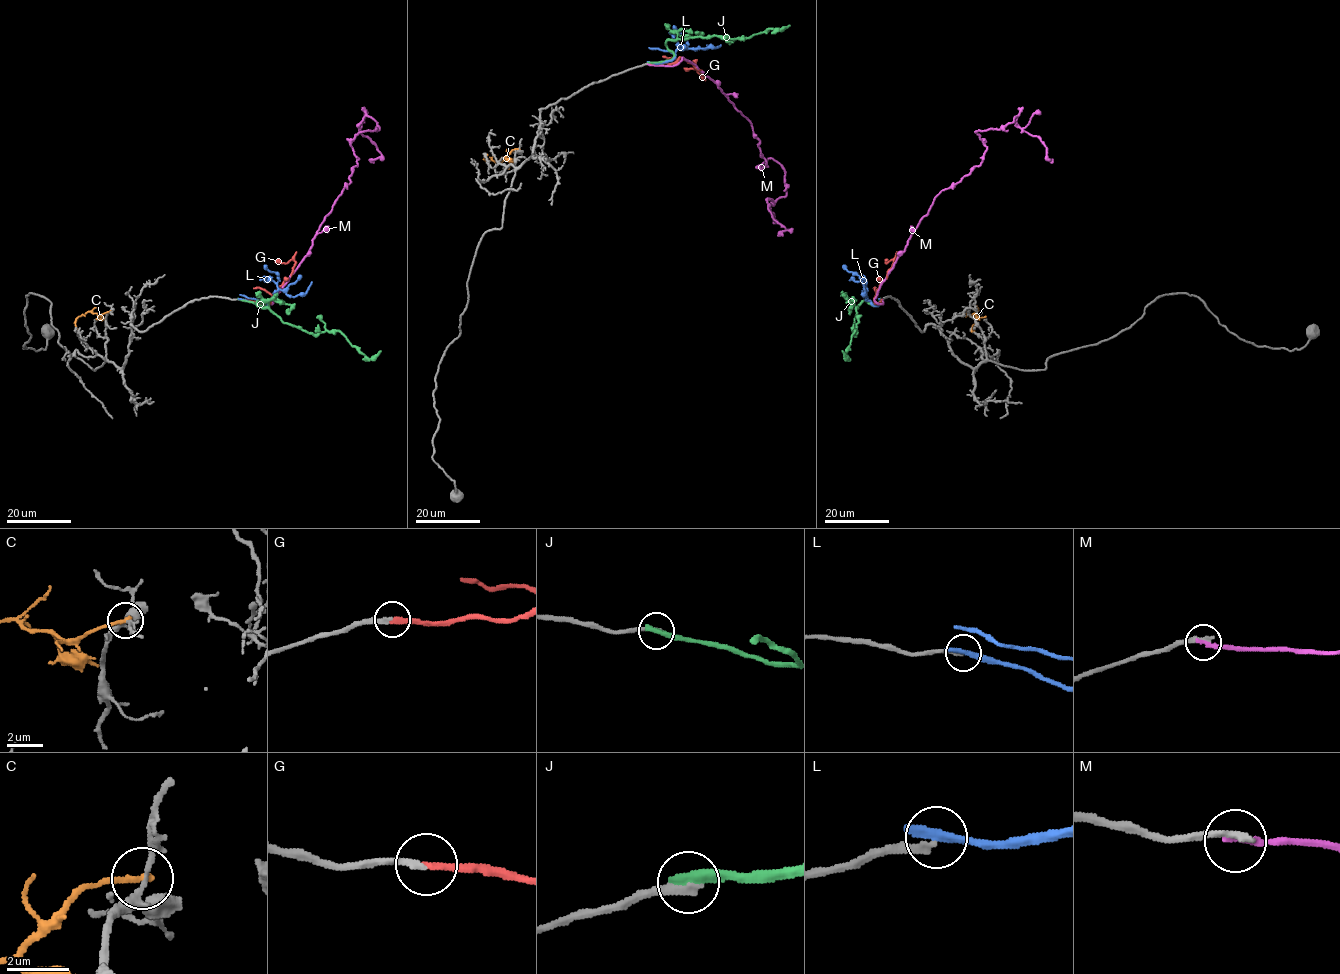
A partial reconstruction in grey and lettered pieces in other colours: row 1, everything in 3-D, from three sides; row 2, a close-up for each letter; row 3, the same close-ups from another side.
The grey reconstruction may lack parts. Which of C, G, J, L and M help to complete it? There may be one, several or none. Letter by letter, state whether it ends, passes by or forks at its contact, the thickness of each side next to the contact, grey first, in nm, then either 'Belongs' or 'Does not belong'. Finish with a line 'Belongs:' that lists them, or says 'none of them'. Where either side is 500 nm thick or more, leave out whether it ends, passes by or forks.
C: It ends there. Thickness 150 nm (grey) against 200 nm. Does not belong
G: It ends there. Thickness 240 nm (grey) against 260 nm. Belongs
J: It ends there. Thickness 280 nm (grey) against 400 nm. Does not belong
L: It ends there. Thickness 240 nm (grey) against 400 nm. Does not belong
M: It ends there. Thickness 320 nm (grey) against 240 nm. Does not belong
Belongs: G

